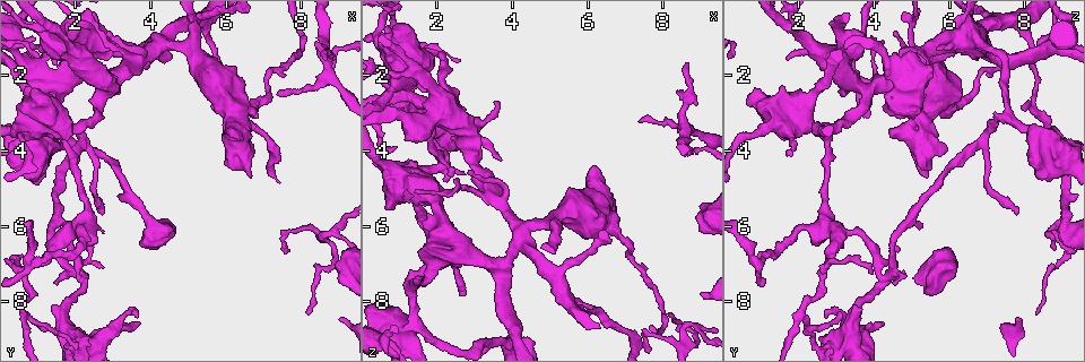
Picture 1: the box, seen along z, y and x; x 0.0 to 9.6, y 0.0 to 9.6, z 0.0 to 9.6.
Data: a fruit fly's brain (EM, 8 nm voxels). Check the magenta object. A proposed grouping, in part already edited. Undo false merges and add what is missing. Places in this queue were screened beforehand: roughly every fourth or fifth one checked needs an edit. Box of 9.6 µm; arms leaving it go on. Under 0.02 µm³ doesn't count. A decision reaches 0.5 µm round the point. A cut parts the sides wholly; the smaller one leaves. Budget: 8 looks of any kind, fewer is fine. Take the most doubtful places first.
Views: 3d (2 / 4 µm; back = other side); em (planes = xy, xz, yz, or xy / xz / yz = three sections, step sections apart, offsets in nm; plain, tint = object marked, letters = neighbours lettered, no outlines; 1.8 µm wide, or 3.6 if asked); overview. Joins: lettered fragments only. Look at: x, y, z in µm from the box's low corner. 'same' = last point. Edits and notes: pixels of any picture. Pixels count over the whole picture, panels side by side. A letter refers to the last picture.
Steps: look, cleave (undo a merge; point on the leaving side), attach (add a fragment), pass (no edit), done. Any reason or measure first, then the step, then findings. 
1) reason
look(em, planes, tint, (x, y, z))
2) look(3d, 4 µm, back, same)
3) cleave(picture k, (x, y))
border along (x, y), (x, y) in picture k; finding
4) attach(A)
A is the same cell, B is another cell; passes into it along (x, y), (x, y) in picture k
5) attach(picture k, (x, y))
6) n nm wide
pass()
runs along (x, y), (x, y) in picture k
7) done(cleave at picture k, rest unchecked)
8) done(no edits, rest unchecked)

abrupt turn
look(em, planes, tint, (8.70, 2.05, 3.45))

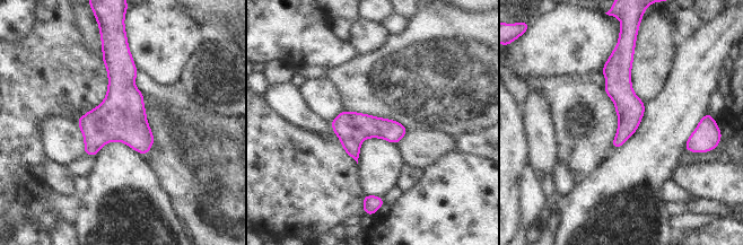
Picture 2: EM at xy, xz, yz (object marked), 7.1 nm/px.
what lies round it
look(em, planes, letters, same)

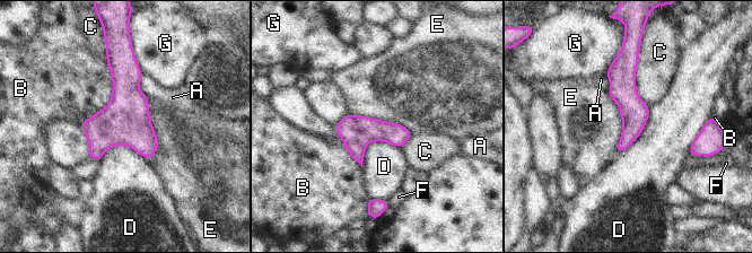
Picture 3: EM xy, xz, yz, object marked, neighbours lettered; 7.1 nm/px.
E touches over 480 nm
pass()
A, B, C, D, E, F and G are other cells; one neuron here

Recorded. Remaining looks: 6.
four-way junction
look(3d, 2 µm, (4.25, 1.15, 6.05))

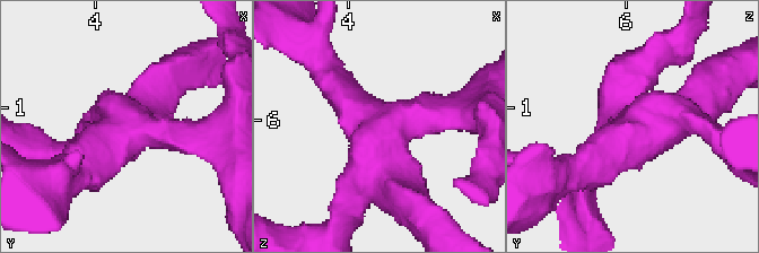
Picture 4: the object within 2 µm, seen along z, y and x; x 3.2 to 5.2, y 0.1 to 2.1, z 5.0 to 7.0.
4 arms
look(em, planes, tint, (4.26, 1.18, 6.02))

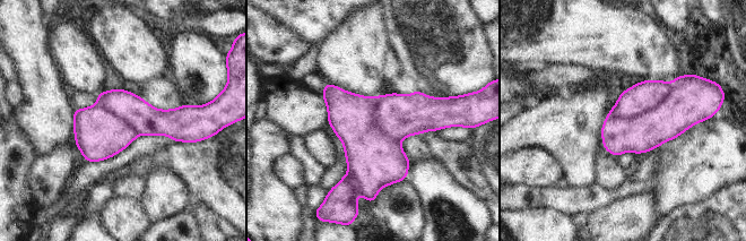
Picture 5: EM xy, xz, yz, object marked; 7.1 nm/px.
look(em, planes, letters, same)

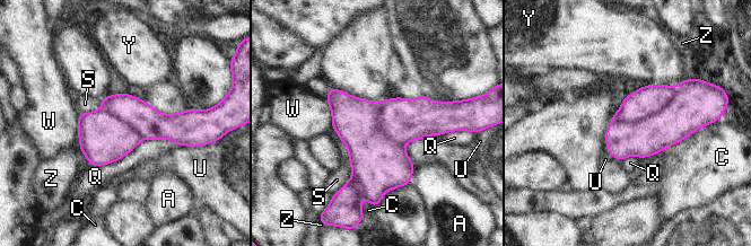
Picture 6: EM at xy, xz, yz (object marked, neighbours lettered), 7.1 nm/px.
pass()
A, C, Q, S, U, W, Y and Z are other cells; border along (604, 135), (607, 150), (622, 160) in picture 6; continuous, no second neuron

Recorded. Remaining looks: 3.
look(em, planes, tint, (1.15, 3.00, 2.00))

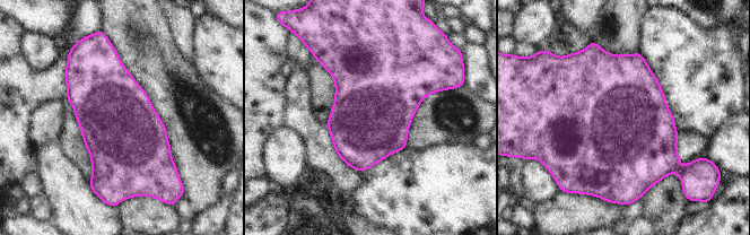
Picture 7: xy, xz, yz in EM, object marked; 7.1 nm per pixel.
what lies round it
look(em, planes, letters, same)

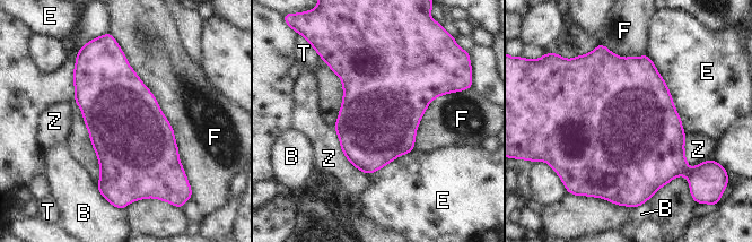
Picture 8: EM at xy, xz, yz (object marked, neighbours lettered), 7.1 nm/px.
pass()
B, E, F, T and Z are other cells; border along (116, 42), (173, 129), (184, 172) in picture 8; all the same neuron

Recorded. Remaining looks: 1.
done(no edits, rest unchecked)

